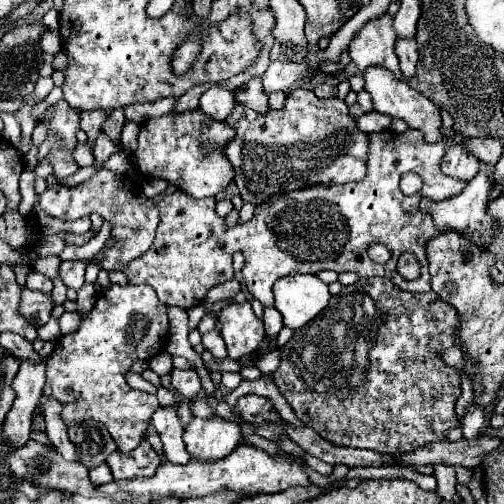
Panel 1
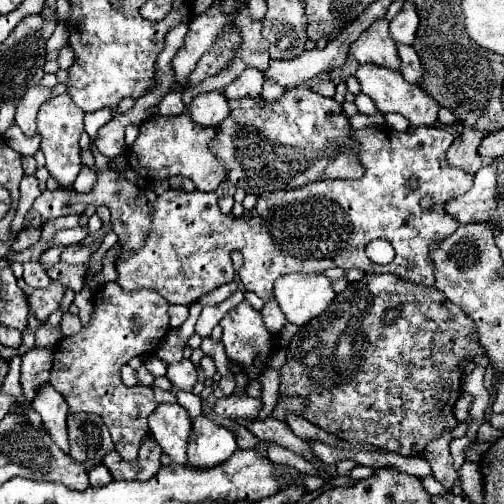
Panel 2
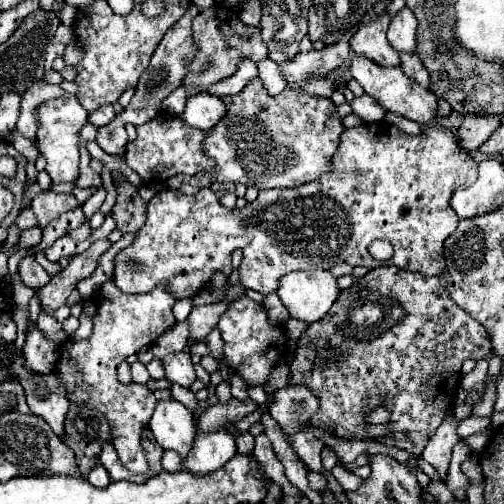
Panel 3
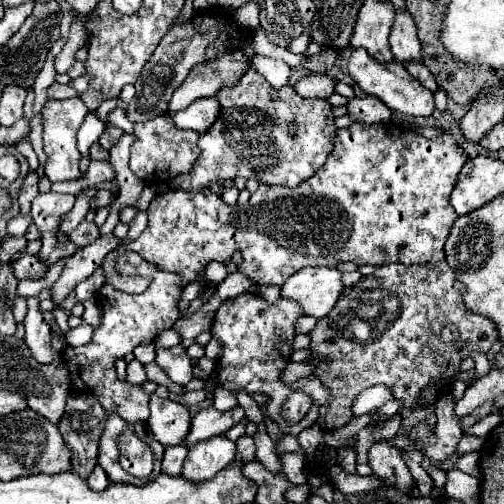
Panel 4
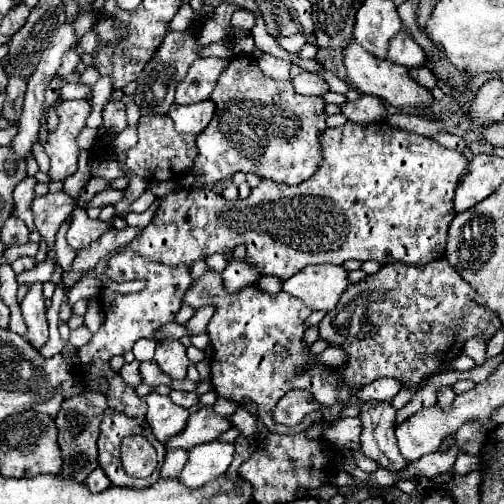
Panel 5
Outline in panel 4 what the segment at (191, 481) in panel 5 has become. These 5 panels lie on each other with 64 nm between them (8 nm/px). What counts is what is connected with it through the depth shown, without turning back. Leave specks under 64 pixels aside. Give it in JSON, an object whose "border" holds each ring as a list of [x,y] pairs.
{"border":[[[224,434],[212,436],[212,440],[202,440],[188,450],[182,474],[192,482],[210,480],[234,460],[234,454],[236,444],[232,440],[228,440]]]}

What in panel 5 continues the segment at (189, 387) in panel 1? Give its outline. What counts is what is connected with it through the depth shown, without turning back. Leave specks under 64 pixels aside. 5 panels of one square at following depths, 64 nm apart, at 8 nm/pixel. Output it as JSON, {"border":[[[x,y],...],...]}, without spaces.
{"border":[[[178,340],[158,342],[154,362],[174,380],[184,380],[190,360],[186,358],[186,348]]]}

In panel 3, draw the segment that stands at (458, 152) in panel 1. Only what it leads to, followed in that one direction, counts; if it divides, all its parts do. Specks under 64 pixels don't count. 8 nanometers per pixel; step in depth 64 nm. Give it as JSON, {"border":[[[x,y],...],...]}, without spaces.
{"border":[[[466,116],[462,126],[458,128],[460,148],[468,154],[476,152],[478,146],[490,138],[496,126],[500,126],[498,116]]]}

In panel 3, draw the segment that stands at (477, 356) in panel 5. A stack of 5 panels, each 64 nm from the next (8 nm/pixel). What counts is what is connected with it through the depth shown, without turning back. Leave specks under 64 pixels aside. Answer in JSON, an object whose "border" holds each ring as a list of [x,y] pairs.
{"border":[[[478,360],[476,368],[470,374],[464,374],[460,380],[460,386],[470,392],[472,388],[484,388],[486,382],[486,370],[488,370],[488,362],[486,360]]]}

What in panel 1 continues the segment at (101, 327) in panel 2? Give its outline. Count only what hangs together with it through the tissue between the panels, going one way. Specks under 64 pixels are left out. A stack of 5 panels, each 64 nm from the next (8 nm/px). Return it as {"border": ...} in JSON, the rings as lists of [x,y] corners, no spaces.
{"border":[[[112,284],[108,290],[104,290],[98,298],[94,308],[82,318],[82,324],[76,332],[66,334],[58,338],[54,352],[46,358],[46,384],[44,384],[44,396],[58,400],[62,408],[62,420],[66,426],[80,424],[84,420],[96,420],[102,422],[108,432],[112,434],[114,442],[118,444],[120,452],[134,450],[148,428],[148,422],[152,418],[152,412],[160,406],[156,396],[132,390],[126,382],[126,374],[130,372],[130,366],[136,360],[150,360],[152,356],[160,354],[166,346],[166,334],[168,334],[168,314],[166,306],[158,300],[156,292],[150,286],[118,286]]]}

